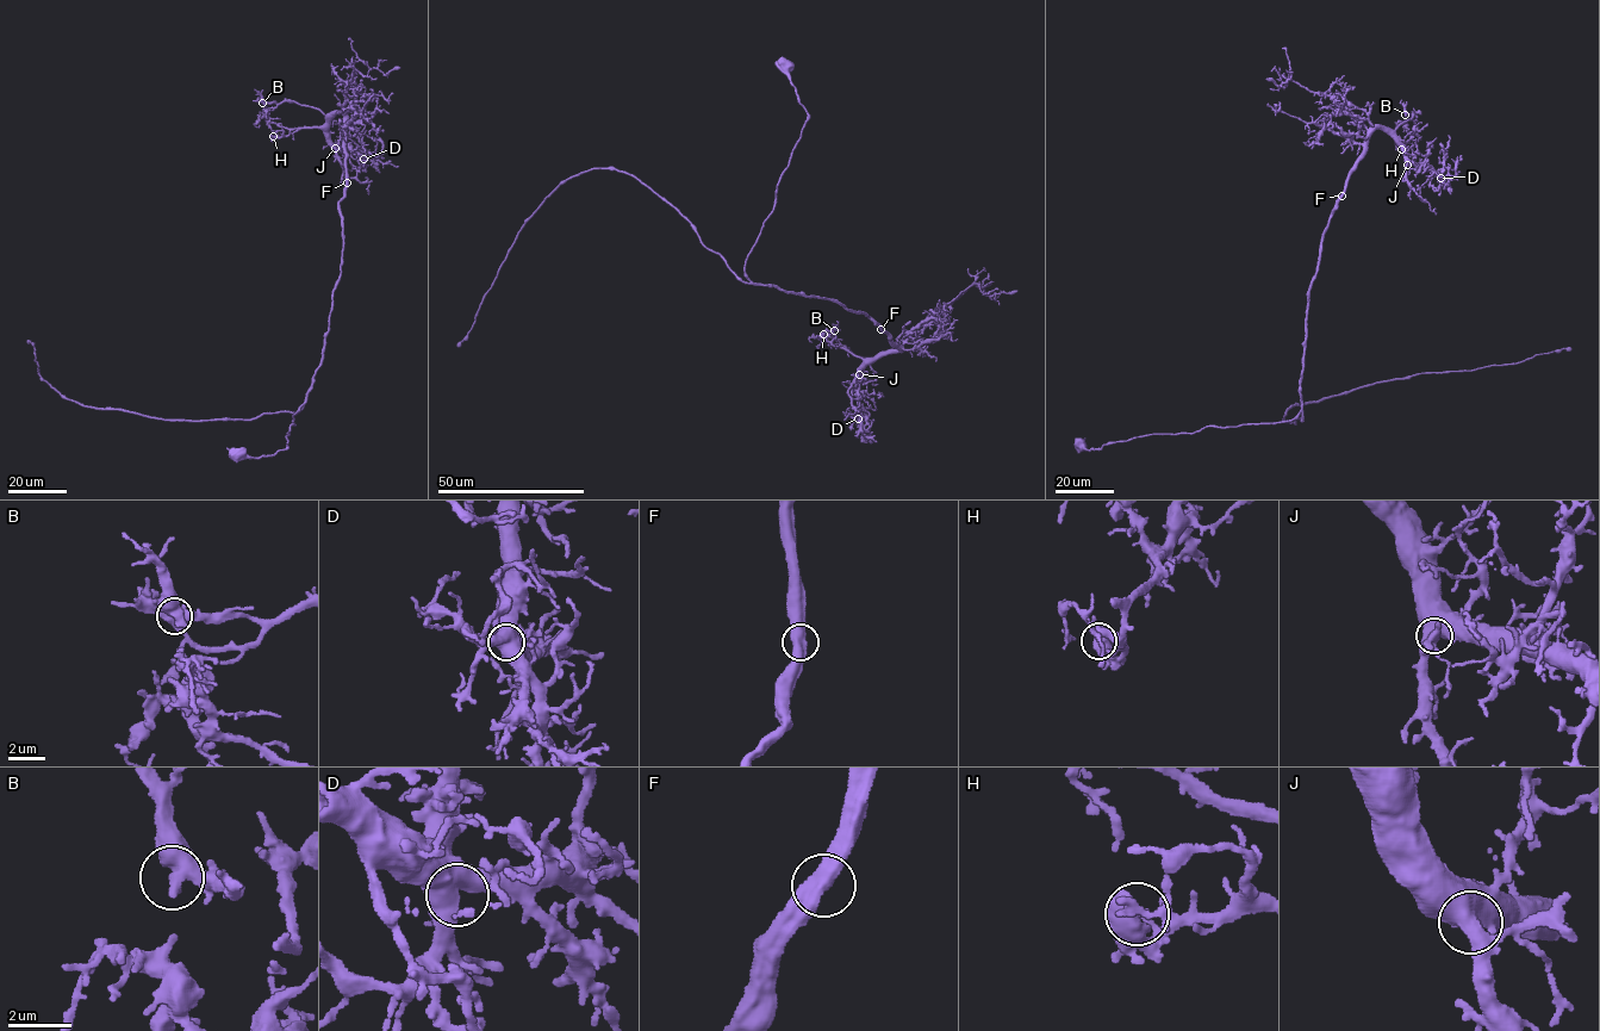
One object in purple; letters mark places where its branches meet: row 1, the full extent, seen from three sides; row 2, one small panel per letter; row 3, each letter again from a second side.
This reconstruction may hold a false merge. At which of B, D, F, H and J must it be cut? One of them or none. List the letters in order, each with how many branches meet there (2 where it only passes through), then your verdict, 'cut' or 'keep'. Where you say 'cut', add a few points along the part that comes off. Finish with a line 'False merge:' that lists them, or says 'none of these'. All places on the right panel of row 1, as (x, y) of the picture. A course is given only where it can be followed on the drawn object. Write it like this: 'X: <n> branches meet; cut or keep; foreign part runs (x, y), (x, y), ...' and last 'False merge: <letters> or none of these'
B: 2 branches meet; keep
D: 2 branches meet; keep
F: 2 branches meet; keep
H: 2 branches meet; keep
J: 2 branches meet; keep
False merge: none of these

